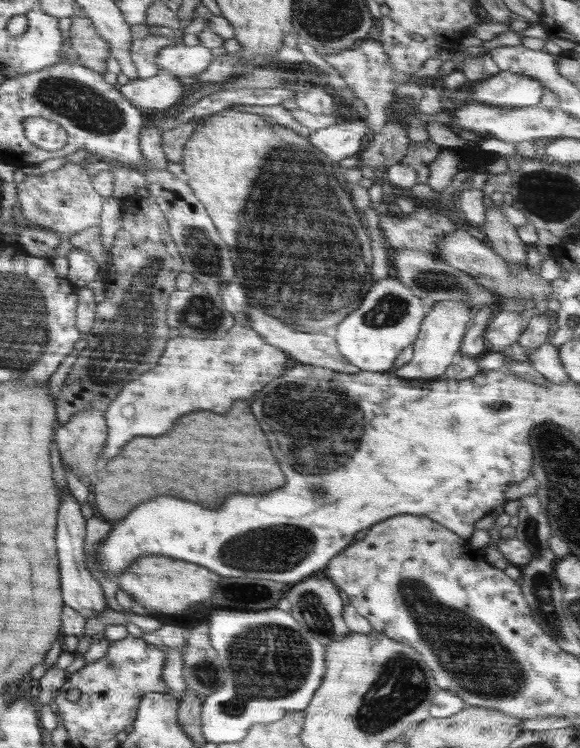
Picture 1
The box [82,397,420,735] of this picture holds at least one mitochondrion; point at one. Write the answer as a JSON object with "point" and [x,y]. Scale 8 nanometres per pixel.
{"point":[267,661]}

